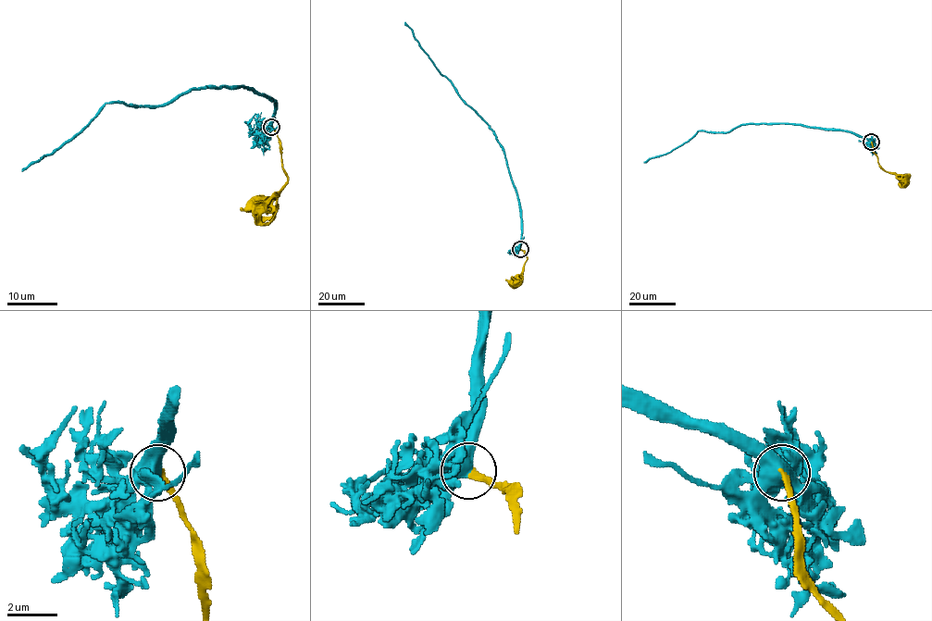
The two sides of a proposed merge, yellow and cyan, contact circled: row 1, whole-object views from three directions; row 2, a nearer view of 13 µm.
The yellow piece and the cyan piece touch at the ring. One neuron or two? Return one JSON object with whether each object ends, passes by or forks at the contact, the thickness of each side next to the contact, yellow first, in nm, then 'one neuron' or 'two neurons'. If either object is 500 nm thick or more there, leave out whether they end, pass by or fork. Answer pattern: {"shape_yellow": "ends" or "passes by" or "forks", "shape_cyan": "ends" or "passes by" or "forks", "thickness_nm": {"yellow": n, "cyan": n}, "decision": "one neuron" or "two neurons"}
{"shape_yellow": "ends", "shape_cyan": "forks", "thickness_nm": {"yellow": 220, "cyan": 440}, "decision": "one neuron"}

